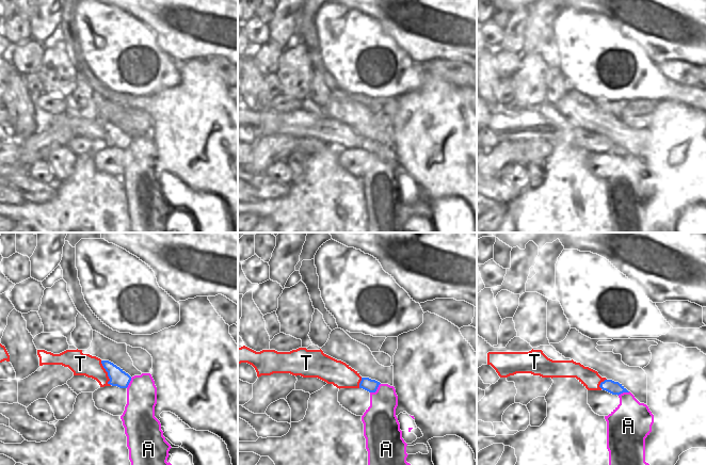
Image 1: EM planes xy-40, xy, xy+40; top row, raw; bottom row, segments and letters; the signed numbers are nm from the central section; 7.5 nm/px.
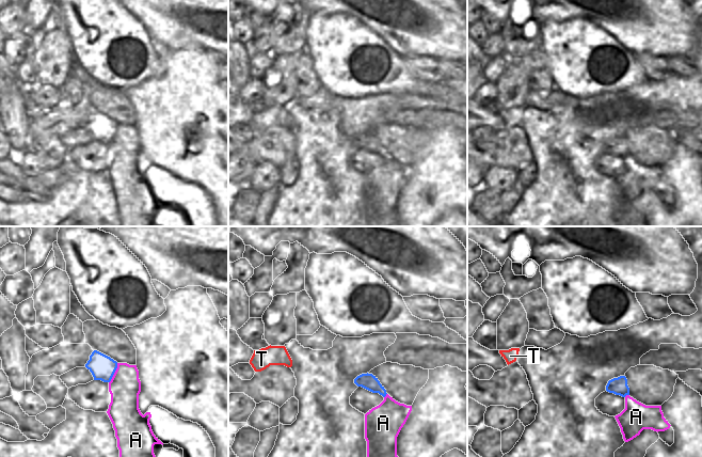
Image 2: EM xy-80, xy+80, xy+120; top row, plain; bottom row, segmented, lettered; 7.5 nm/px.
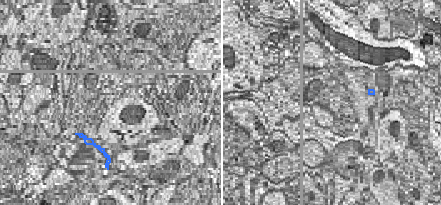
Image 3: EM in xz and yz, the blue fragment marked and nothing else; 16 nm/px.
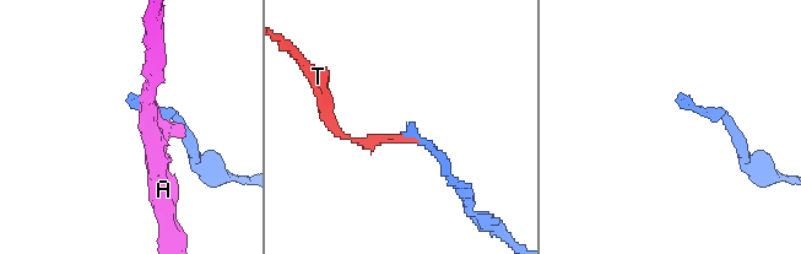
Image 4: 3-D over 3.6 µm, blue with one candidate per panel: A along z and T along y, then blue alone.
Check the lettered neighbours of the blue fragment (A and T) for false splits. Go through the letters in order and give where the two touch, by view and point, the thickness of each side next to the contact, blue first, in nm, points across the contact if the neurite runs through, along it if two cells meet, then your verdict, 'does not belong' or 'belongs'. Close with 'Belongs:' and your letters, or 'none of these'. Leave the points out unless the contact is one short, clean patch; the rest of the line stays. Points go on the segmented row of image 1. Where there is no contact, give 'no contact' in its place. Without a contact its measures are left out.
A: contact xy (376, 388); calibres 100 and 260 nm; does not belong
T: contact xy-40 (108, 373); calibres 130 and 170 nm; way xy-40 (117, 378), (108, 373), (80, 364); belongs
Belongs: T

